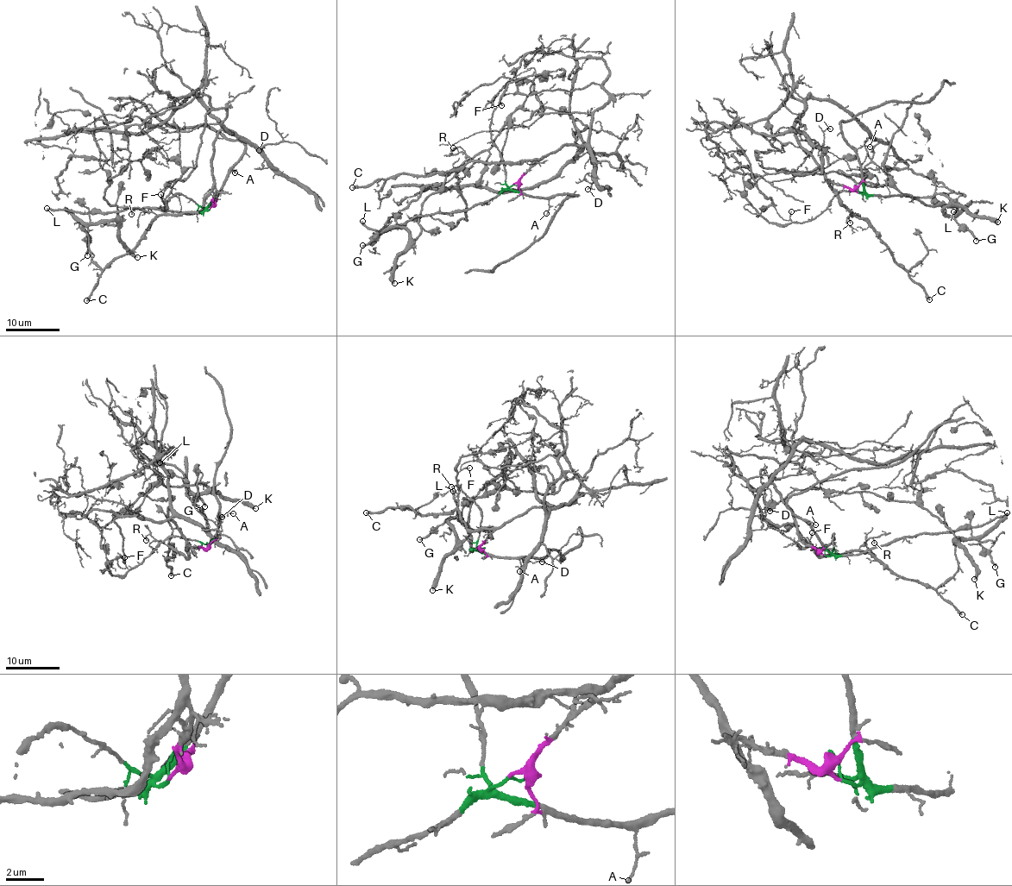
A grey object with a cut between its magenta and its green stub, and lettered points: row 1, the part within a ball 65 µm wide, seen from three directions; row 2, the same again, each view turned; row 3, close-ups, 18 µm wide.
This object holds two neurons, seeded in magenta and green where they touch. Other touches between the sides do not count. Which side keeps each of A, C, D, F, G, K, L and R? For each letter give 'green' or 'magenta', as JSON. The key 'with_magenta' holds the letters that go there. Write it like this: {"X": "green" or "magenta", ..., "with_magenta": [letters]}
{"A": "green", "C": "magenta", "D": "magenta", "F": "green", "G": "magenta", "K": "magenta", "L": "green", "R": "magenta", "with_magenta": ["C", "D", "G", "K", "R"]}

